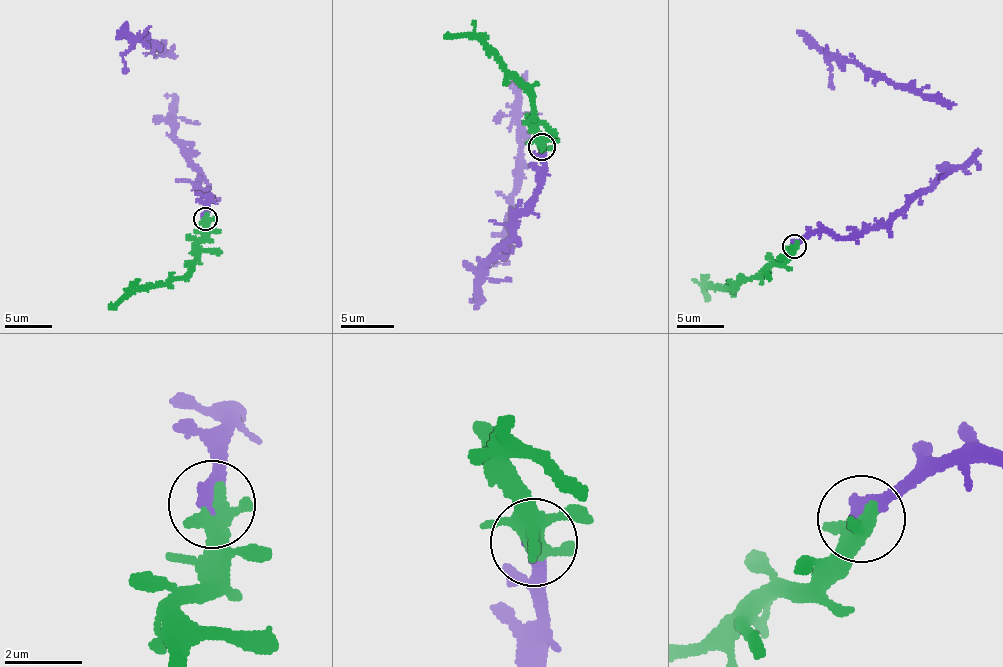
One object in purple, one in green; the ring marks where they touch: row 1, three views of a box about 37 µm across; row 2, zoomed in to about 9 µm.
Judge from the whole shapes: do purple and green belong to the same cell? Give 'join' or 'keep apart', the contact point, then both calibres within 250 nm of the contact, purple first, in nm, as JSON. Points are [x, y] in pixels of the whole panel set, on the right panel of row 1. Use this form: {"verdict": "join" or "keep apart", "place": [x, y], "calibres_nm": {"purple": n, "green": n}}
{"verdict": "join", "place": [794, 246], "calibres_nm": {"purple": 400, "green": 600}}

